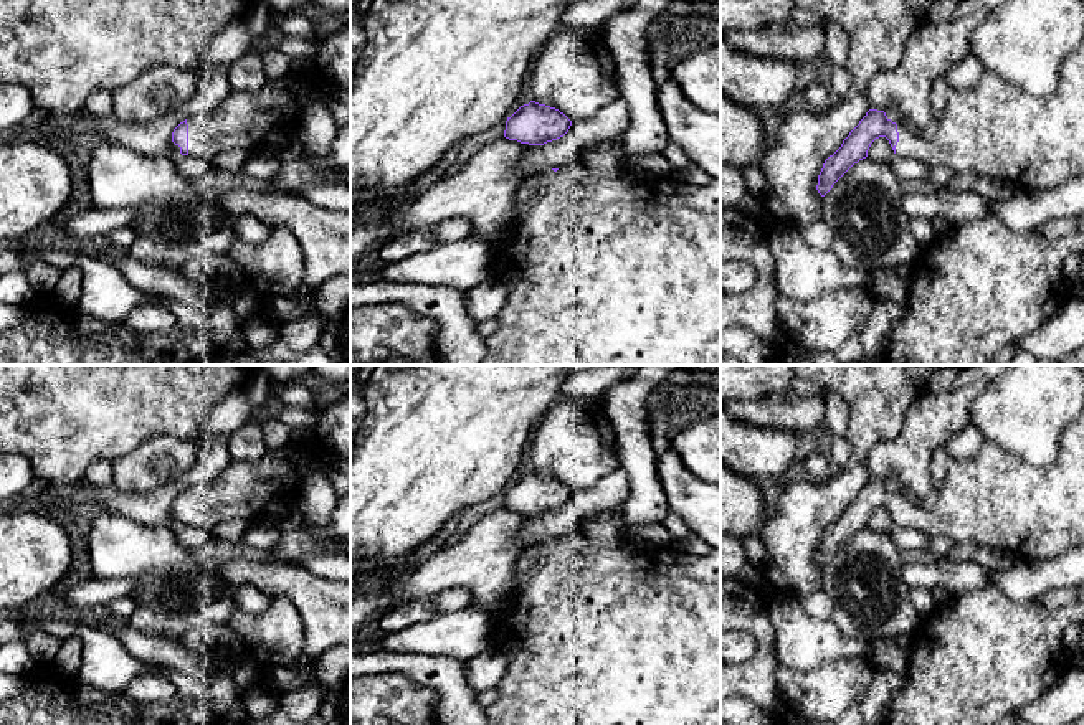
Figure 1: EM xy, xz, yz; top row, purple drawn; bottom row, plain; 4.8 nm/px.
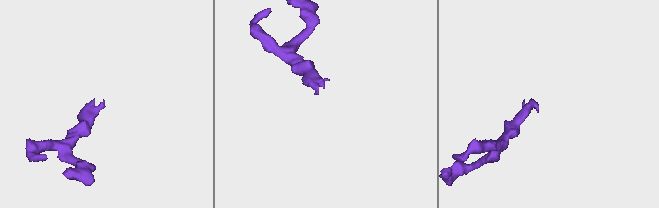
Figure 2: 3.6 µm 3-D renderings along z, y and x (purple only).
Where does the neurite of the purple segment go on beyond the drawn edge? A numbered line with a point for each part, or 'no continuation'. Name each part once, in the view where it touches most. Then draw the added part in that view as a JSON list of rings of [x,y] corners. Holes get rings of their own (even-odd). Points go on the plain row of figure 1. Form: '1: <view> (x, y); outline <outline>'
1: xy (242, 491); outline [[[312,436],[307,441],[289,441],[281,449],[268,451],[256,462],[231,459],[220,476],[188,486],[188,525],[212,532],[218,524],[231,519],[256,522],[271,500],[296,502],[301,482],[312,469],[327,476],[337,497],[350,494],[350,462],[326,449]]]

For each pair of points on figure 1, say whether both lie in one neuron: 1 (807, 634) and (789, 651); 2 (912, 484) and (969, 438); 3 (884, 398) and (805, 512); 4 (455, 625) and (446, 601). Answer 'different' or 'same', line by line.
1: same
2: different
3: same
4: different

